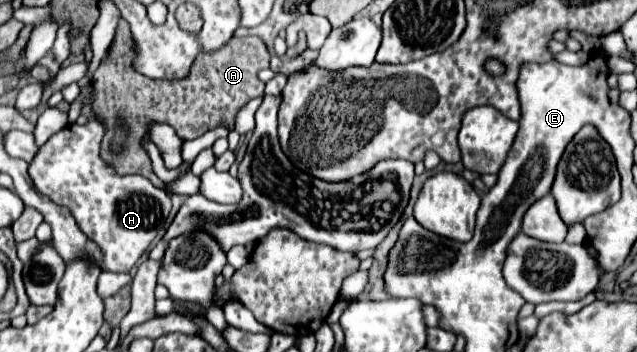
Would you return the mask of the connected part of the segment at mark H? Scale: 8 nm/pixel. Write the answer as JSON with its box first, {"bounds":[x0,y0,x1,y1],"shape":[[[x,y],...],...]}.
{"bounds":[29,119,171,273],"shape":[[[91,119],[87,125],[67,125],[55,135],[49,137],[49,141],[39,149],[37,157],[29,165],[29,175],[35,183],[35,187],[47,195],[53,203],[63,205],[71,211],[81,231],[93,239],[101,247],[101,269],[103,271],[115,271],[115,273],[129,273],[141,255],[149,249],[153,239],[157,237],[159,229],[169,217],[171,211],[171,197],[157,189],[149,179],[143,175],[113,175],[113,171],[101,161],[101,123],[97,119]]]}

